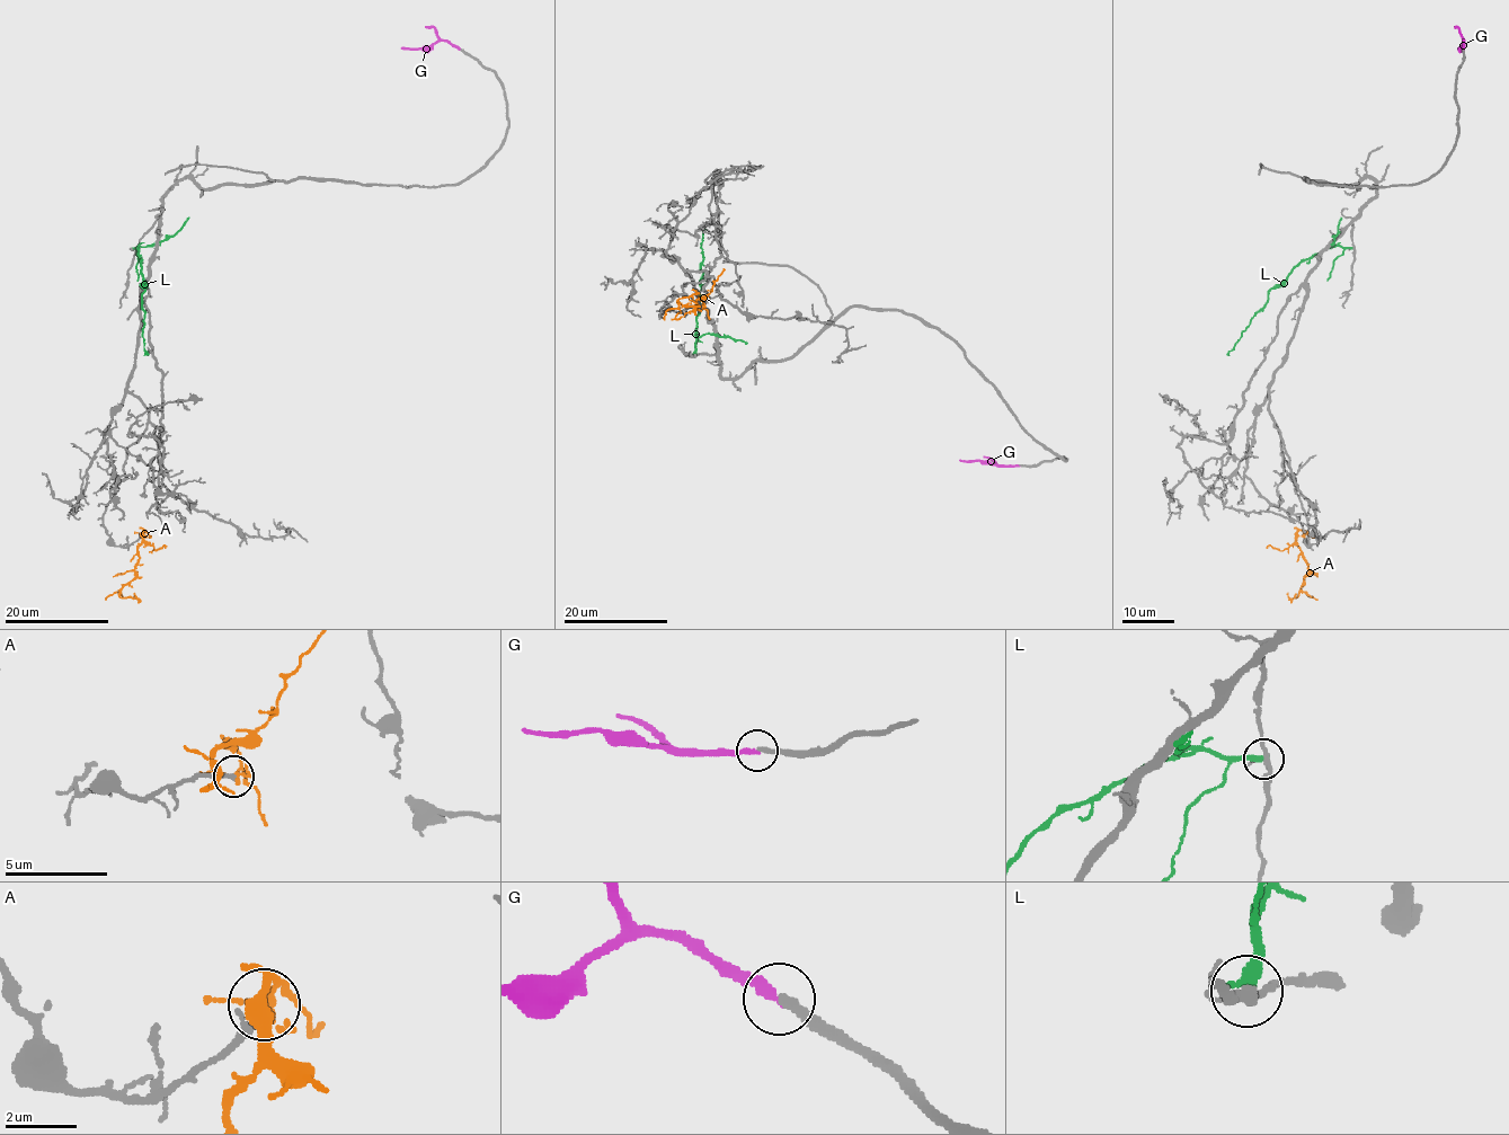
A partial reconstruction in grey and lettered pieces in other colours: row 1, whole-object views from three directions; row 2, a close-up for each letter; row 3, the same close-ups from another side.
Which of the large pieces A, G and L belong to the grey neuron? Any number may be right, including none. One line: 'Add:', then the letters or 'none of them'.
Add: G

